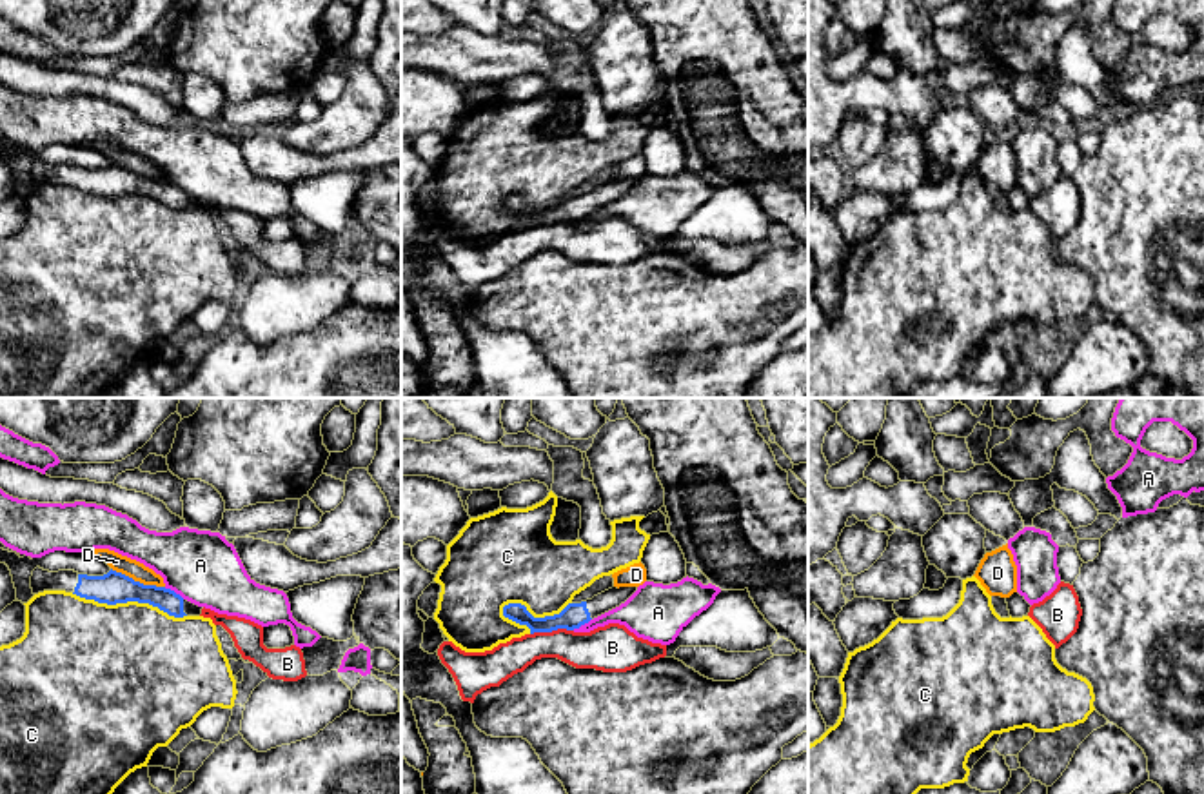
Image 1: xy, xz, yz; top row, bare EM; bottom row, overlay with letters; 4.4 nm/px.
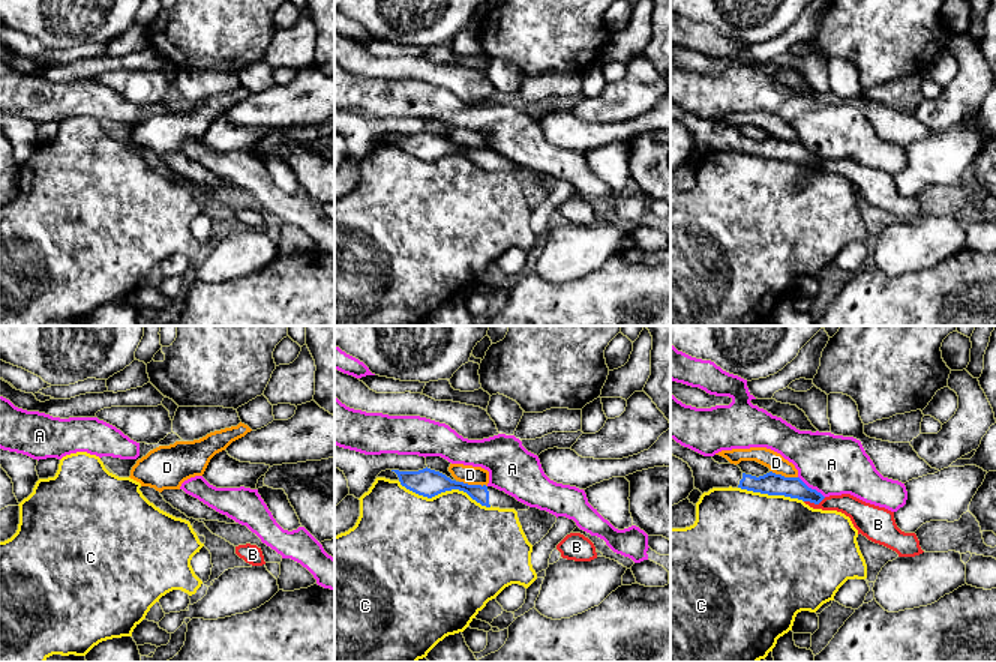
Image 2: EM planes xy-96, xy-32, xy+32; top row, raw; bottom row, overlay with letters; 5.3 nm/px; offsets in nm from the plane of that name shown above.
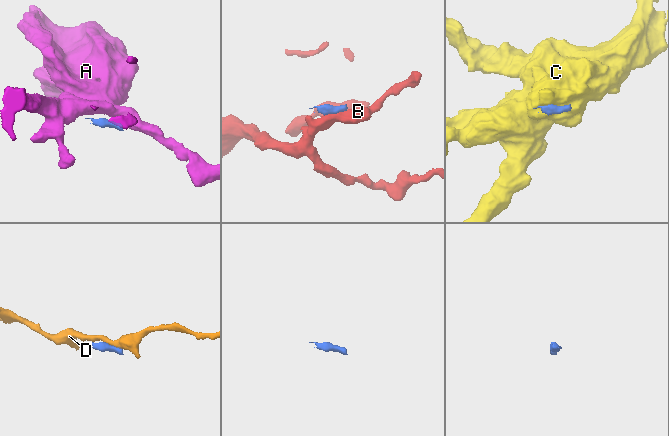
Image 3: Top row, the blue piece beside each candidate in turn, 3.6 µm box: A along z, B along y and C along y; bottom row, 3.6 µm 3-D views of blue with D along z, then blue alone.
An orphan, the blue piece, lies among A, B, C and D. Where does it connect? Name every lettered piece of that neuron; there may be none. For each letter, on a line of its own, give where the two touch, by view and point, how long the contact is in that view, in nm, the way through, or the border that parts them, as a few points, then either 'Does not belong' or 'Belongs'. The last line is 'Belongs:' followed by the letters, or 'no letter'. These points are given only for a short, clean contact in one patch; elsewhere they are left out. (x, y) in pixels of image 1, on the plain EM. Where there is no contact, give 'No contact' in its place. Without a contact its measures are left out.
A: Touches blue at xy (175, 186). Shared border 110 nm. Boundary: xy (164, 180), (184, 191). Does not belong
B: Touches blue at xz (551, 224). Shared border 190 nm. Boundary: xz (572, 222), (534, 224), (531, 228). Does not belong
C: Touches blue at xy (129, 193). Shared border 500 nm. Does not belong
D: Touches blue at xy (138, 175). Shared border 260 nm. Boundary: xy (111, 160), (144, 177), (164, 180). Does not belong
Belongs: no letter

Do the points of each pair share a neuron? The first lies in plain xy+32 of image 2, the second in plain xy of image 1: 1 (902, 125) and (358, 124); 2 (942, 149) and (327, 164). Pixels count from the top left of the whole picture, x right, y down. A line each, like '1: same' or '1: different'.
1: different
2: different

